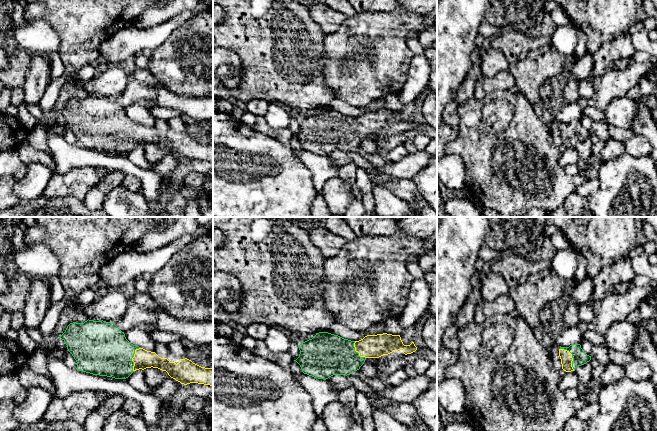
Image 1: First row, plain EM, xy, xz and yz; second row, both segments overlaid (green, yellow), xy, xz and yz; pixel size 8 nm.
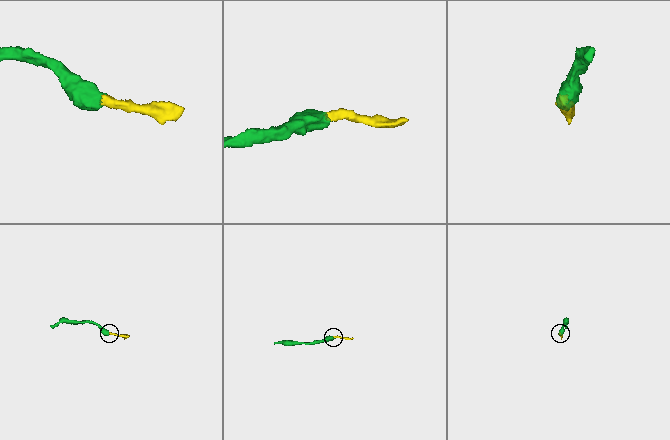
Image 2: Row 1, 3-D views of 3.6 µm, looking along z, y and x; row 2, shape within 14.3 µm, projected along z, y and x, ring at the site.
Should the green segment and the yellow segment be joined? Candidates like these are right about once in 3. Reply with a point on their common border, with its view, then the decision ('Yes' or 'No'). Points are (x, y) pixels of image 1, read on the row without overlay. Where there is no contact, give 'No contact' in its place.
Touches green at yz (572, 132). Yes

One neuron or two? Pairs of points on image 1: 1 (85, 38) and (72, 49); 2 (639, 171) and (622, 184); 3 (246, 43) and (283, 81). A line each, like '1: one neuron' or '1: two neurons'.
1: one neuron
2: one neuron
3: one neuron

